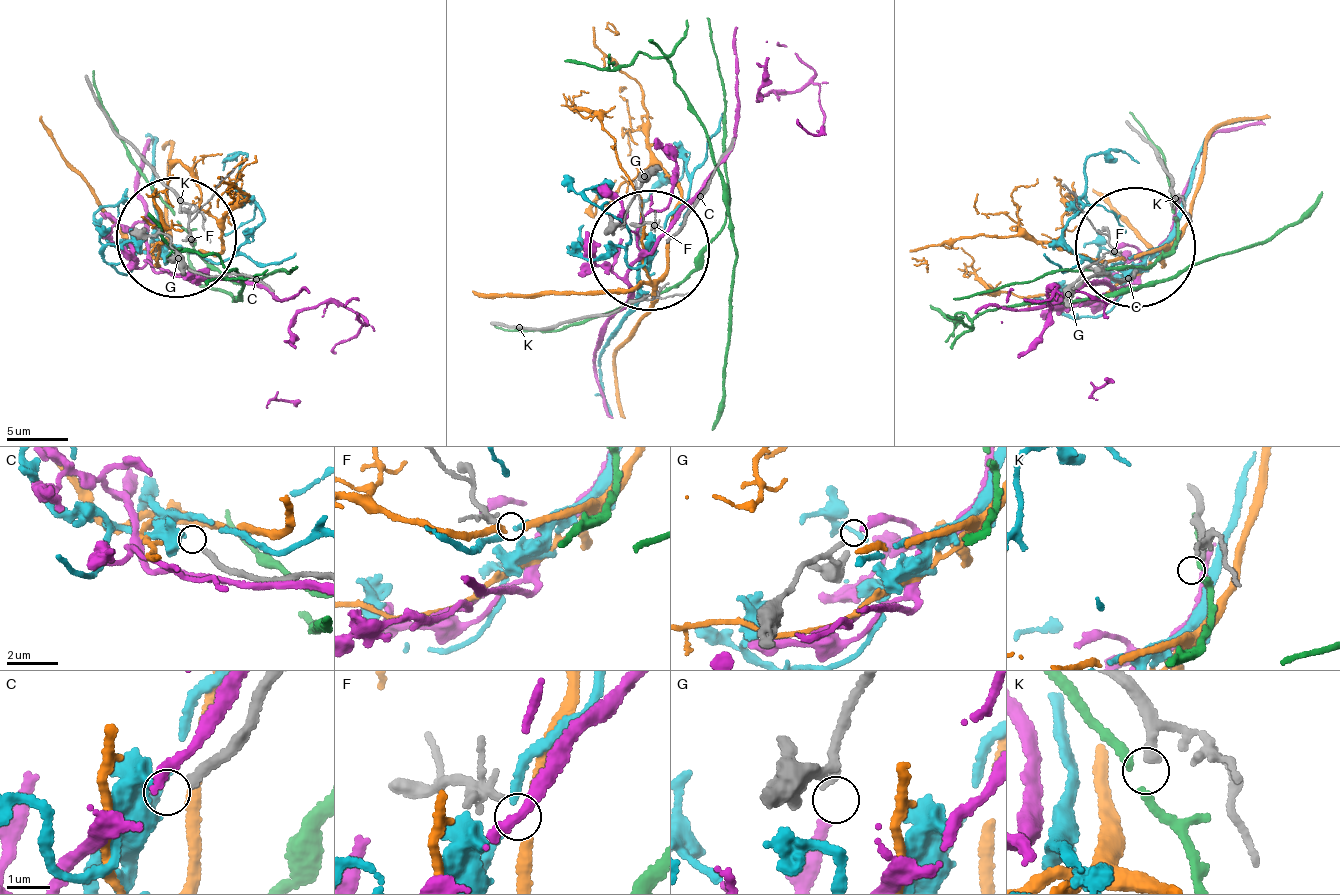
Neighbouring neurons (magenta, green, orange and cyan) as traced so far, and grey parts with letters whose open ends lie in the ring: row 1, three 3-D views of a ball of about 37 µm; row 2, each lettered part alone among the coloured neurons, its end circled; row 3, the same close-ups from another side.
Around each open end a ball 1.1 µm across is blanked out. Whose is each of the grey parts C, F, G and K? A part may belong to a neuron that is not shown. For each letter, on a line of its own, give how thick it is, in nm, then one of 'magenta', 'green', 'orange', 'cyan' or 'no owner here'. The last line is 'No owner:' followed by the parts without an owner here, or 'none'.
C: 200 nm thick; cyan
F: 170 nm thick; orange
G: 120 nm thick; magenta
K: 200 nm thick; no owner here
No owner: K

